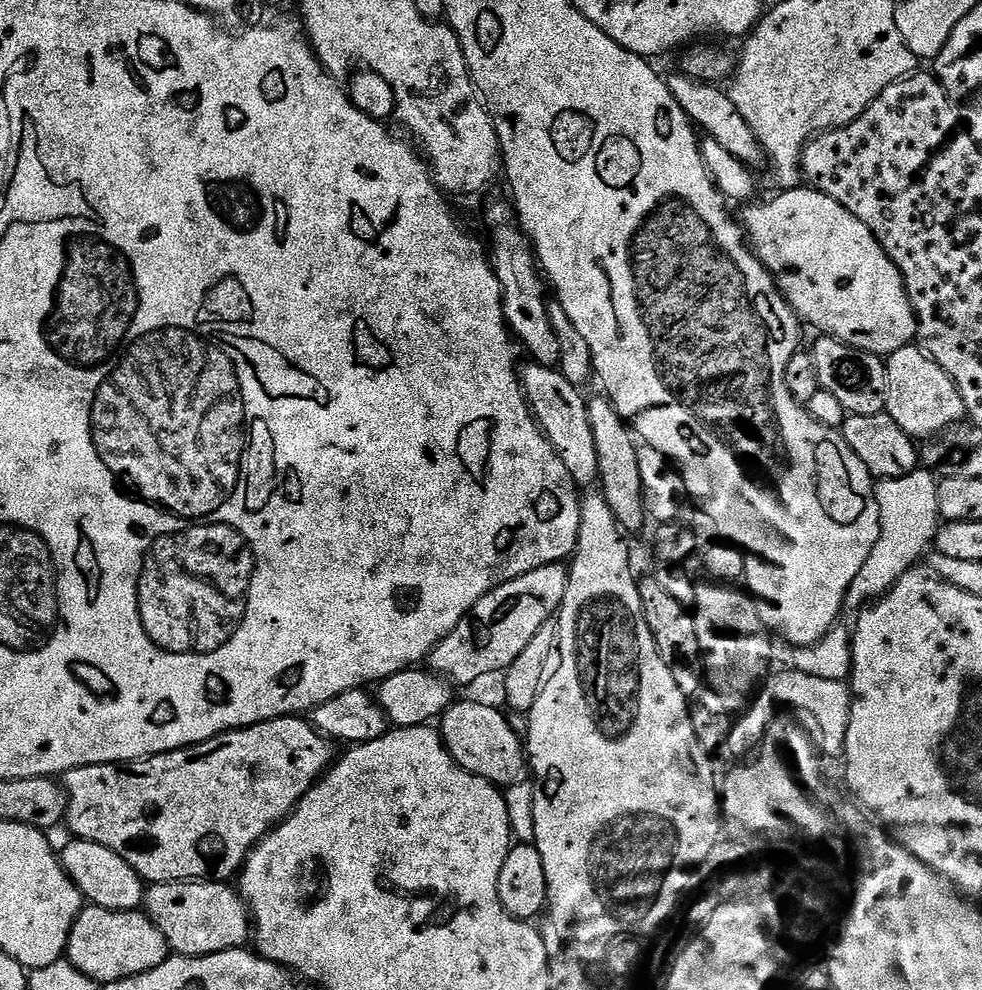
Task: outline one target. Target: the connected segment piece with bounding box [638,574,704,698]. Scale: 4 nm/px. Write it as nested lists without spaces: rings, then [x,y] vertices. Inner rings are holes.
[[[653,575],[641,577],[638,586],[639,597],[642,598],[643,616],[646,618],[647,626],[650,627],[659,657],[673,675],[678,690],[682,691],[684,696],[694,698],[701,691],[704,675],[703,652],[698,646],[697,628],[694,626],[693,615],[680,603],[675,602]]]

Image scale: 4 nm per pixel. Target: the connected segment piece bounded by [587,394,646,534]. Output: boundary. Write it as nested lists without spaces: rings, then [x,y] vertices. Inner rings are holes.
[[[607,395],[591,397],[588,400],[590,428],[594,433],[595,453],[598,454],[598,491],[606,498],[606,506],[614,512],[625,533],[640,532],[644,528],[646,513],[644,511],[644,487],[642,473],[638,463],[639,445],[627,424],[618,414],[616,407]]]

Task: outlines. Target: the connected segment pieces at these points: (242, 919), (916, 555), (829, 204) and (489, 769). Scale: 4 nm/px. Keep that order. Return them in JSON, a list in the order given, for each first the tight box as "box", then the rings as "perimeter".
[{"box":[142,878,250,956],"perimeter":[[[209,878],[199,882],[154,884],[145,891],[142,908],[150,919],[156,921],[158,930],[162,930],[168,940],[169,949],[178,956],[209,956],[231,948],[243,948],[250,940],[248,905],[244,903],[239,891],[228,882],[217,882]]]},{"box":[844,470,942,618],"perimeter":[[[917,470],[889,480],[880,480],[875,485],[876,501],[880,511],[880,533],[870,558],[862,562],[862,570],[854,577],[844,600],[844,612],[855,618],[865,607],[880,599],[900,579],[925,559],[930,545],[935,541],[936,530],[942,523],[938,506],[938,480],[931,471]]]},{"box":[742,186,916,358],"perimeter":[[[797,186],[781,191],[781,193],[777,200],[768,200],[765,204],[758,204],[759,202],[749,203],[743,209],[745,212],[744,220],[742,216],[742,227],[752,251],[756,253],[756,257],[762,261],[764,267],[772,273],[772,279],[775,280],[777,288],[794,309],[796,315],[800,317],[805,325],[813,324],[818,330],[817,333],[833,336],[838,342],[848,344],[852,348],[869,352],[875,356],[887,358],[894,350],[909,347],[916,340],[916,312],[912,308],[908,292],[904,288],[903,276],[894,266],[894,262],[890,262],[890,258],[877,242],[875,234],[857,216],[850,214],[850,210],[846,210],[846,206],[834,202],[834,198],[822,194],[816,188]]]},{"box":[438,700,526,786],"perimeter":[[[464,700],[449,704],[439,717],[438,731],[444,738],[448,753],[470,774],[497,786],[517,783],[526,772],[526,744],[521,733],[512,729],[512,720],[504,717],[496,708],[479,704],[476,700]]]}]

